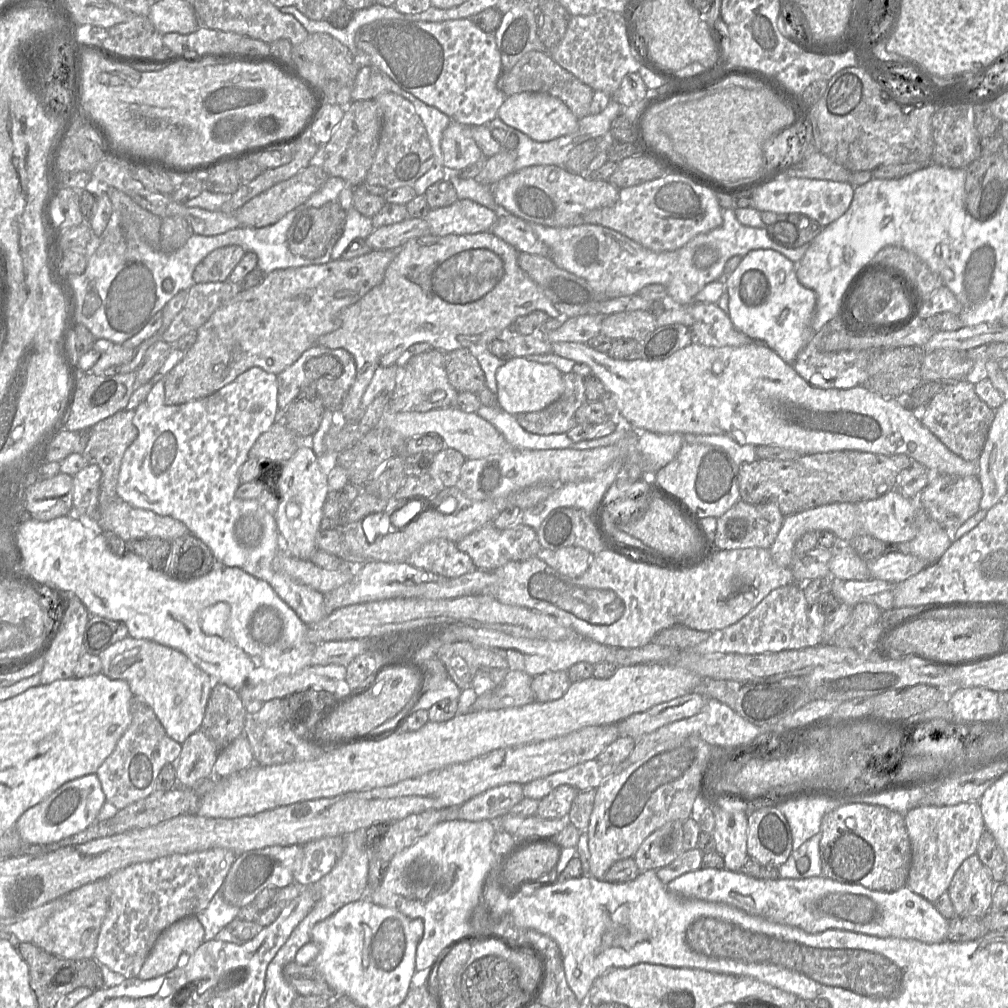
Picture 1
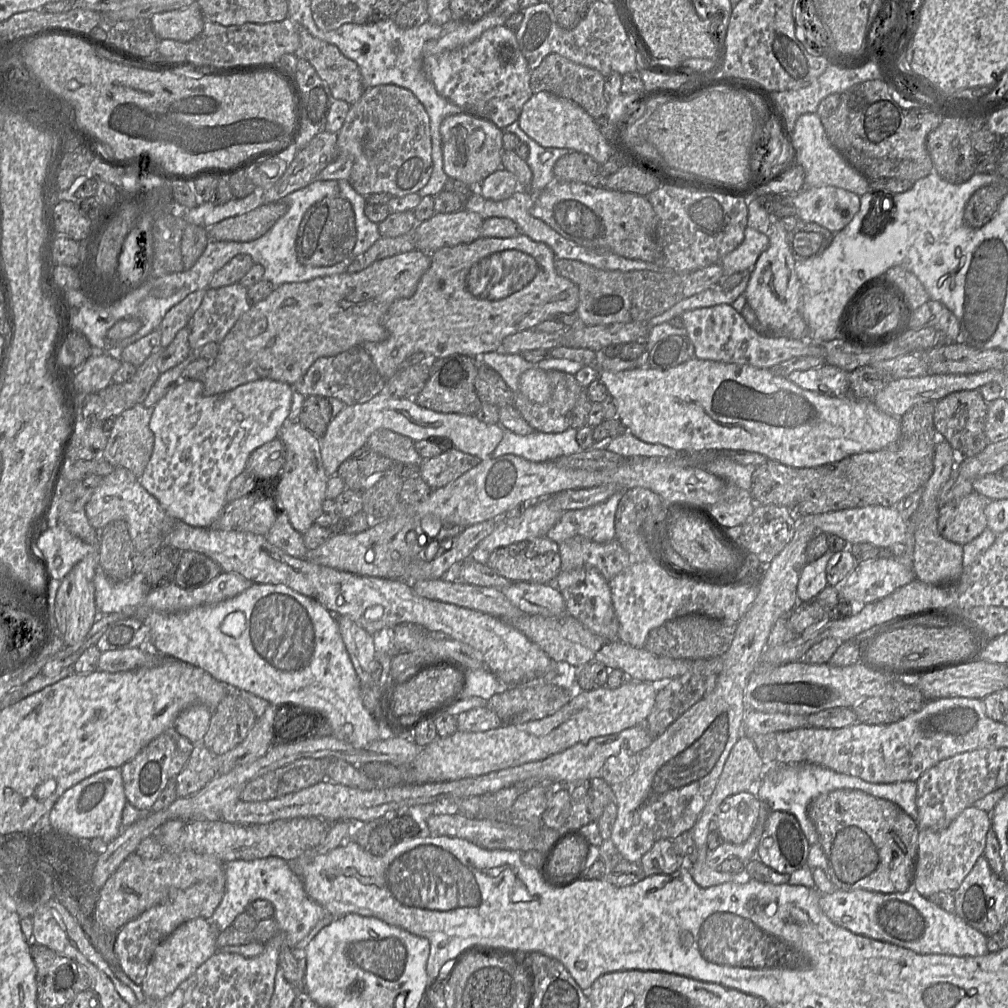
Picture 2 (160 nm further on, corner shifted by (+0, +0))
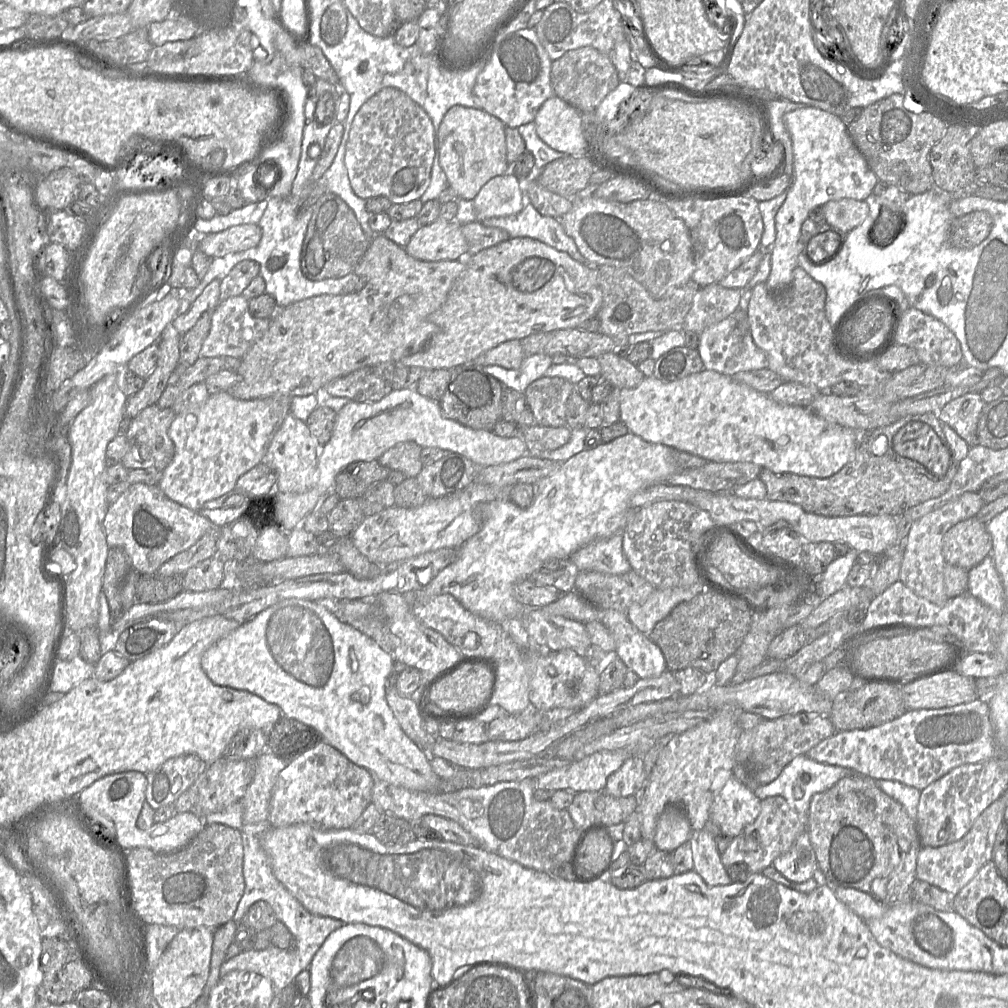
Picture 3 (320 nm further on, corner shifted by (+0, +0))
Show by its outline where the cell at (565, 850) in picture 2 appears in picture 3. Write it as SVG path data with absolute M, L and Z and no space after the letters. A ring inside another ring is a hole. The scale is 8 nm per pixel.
M597 830L581 837L573 858L573 870L578 880L603 876L612 862L614 842L606 830Z

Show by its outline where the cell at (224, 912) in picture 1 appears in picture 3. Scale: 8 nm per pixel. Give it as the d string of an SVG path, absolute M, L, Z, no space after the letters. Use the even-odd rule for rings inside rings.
M268 820L256 824L243 824L240 829L243 844L243 876L245 889L233 921L241 922L248 909L258 901L267 902L275 912L277 920L282 922L294 935L295 945L289 950L271 945L264 950L251 949L242 951L235 957L225 960L220 968L220 978L234 970L254 972L268 978L273 985L274 994L281 992L290 985L303 970L309 969L311 961L327 937L346 923L331 917L317 916L307 911L302 904L276 879L269 858L262 846L262 836L272 828Z

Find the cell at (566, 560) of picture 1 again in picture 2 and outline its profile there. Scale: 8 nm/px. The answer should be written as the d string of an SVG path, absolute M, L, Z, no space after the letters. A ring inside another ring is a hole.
M594 568L561 571L555 586L566 602L567 613L578 619L589 630L608 640L619 641L619 621L614 610L611 589L604 576Z

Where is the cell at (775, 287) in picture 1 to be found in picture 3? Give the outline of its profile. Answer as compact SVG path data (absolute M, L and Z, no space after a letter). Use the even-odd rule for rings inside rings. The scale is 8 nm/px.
M803 107L786 113L783 123L792 139L793 176L787 189L787 197L775 216L776 238L769 250L771 269L765 283L775 294L783 292L792 282L792 272L798 266L798 256L803 252L801 226L810 212L831 200L851 198L864 201L878 182L878 178L852 141L848 127L839 116L816 107Z

